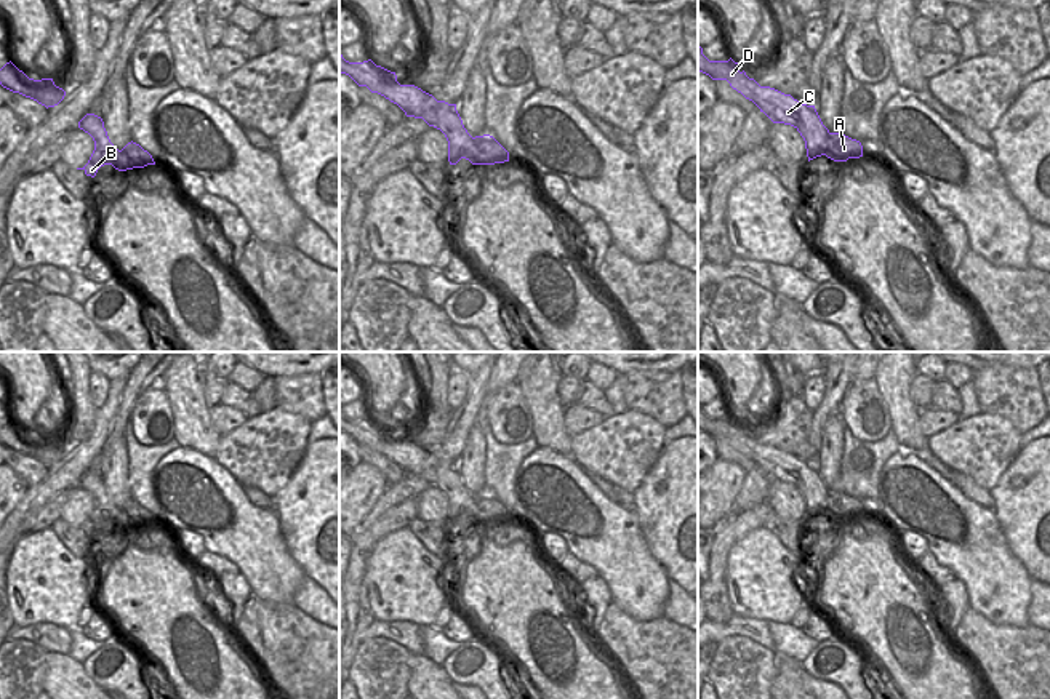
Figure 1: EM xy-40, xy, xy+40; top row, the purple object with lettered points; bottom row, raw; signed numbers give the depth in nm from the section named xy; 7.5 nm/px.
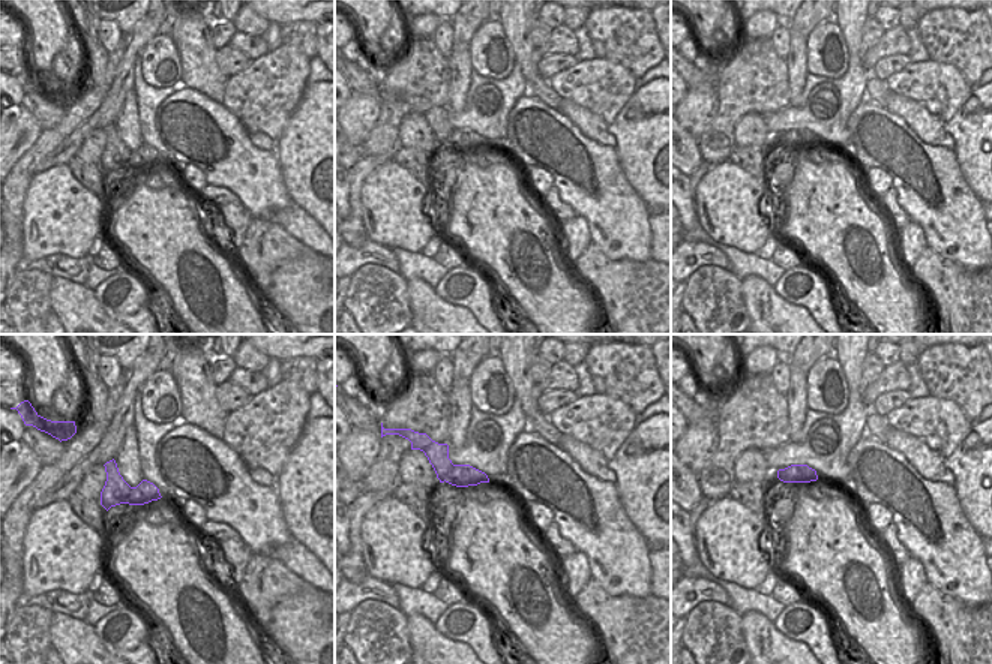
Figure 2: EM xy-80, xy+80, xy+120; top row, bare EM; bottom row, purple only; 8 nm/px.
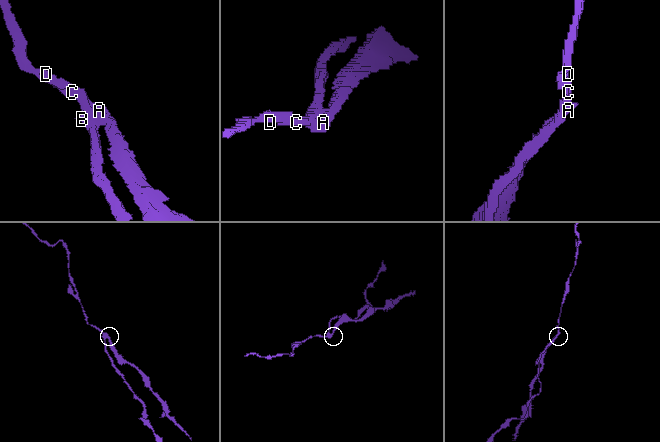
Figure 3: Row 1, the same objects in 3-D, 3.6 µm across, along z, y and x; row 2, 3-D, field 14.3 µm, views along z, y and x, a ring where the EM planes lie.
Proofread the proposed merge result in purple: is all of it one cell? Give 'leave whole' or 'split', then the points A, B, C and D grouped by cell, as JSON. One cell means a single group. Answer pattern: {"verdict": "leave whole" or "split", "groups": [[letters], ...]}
{"verdict": "split", "groups": [["A"], ["B", "C", "D"]]}

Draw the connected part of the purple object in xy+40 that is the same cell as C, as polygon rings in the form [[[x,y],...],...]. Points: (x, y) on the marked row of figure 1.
[[[698,46],[698,72],[712,80],[727,80],[733,90],[752,101],[773,123],[794,126],[805,141],[808,162],[828,150],[829,130],[823,125],[815,106],[802,104],[791,94],[770,86],[760,86],[731,58],[728,61],[709,61]]]

